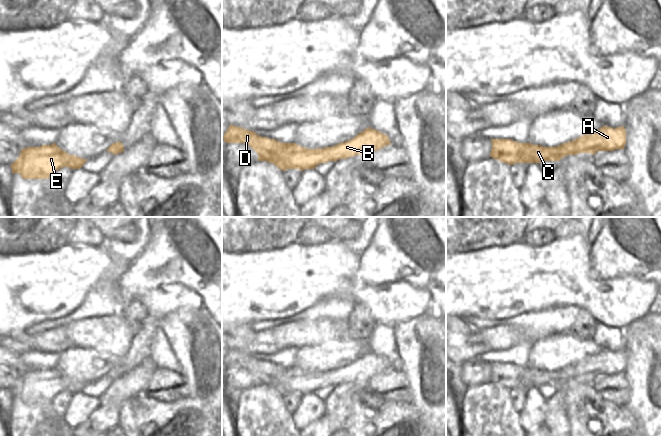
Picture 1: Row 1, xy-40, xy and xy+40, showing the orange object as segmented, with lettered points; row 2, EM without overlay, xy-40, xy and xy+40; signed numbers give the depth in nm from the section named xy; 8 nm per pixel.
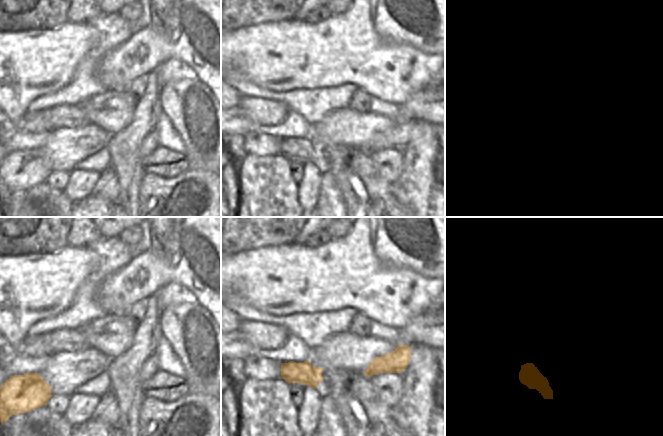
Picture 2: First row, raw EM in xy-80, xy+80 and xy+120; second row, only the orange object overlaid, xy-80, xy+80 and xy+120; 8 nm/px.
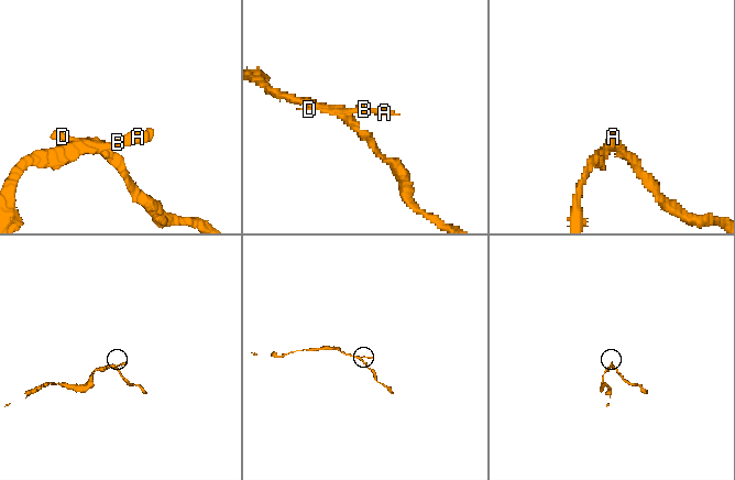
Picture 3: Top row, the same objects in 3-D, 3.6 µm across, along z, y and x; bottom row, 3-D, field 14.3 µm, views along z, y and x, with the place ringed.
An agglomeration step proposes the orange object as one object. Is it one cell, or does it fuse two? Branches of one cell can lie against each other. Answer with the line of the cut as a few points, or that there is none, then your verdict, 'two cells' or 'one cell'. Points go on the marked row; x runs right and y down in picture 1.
xy+40 (526, 143), (520, 154), (501, 154), (492, 157) | two cells

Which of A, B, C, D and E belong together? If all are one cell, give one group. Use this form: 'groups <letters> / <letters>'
groups A B C E / D

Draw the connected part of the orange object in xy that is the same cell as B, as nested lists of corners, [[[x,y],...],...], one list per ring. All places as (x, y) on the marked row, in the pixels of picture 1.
[[[371,128],[356,135],[353,139],[323,149],[307,149],[293,143],[289,149],[283,149],[280,155],[269,157],[265,161],[273,163],[285,171],[287,169],[314,169],[321,163],[347,159],[355,155],[367,155],[391,142],[387,135]]]

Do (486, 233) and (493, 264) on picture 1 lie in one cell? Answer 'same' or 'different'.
different

